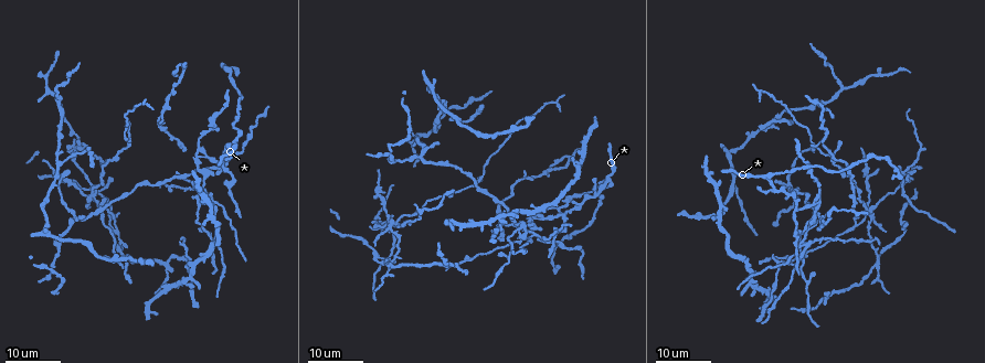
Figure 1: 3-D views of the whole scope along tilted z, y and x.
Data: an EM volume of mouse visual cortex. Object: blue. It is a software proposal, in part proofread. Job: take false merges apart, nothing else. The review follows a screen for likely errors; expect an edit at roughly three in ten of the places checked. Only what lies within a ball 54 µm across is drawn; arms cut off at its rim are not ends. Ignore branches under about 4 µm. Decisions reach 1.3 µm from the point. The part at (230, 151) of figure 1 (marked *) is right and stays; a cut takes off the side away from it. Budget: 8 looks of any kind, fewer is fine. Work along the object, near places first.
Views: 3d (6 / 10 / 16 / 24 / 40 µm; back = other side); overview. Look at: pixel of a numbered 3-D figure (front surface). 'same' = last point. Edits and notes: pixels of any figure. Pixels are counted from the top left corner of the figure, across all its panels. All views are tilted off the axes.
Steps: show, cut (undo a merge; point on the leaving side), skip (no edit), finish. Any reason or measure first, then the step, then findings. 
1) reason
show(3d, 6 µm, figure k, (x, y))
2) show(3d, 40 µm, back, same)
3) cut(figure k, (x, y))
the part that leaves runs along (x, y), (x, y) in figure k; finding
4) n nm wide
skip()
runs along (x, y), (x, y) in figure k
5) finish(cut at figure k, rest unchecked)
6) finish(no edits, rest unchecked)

arms part here
show(3d, 24 µm, figure 1, (793, 211))

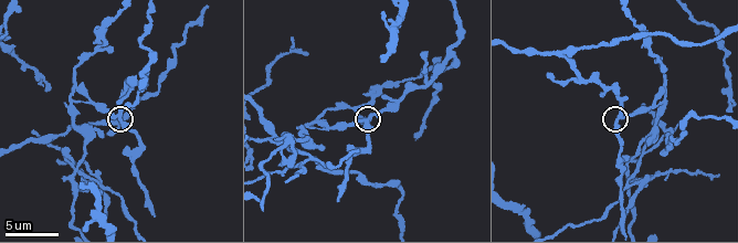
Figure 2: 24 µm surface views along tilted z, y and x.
show(3d, 10 µm, figure 2, (366, 121))

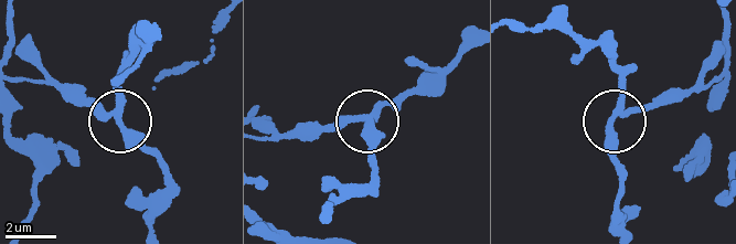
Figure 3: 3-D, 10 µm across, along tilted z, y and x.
skip()
runs along (471, 50), (426, 87), (381, 105), (364, 124), (381, 178) in figure 3; one neuron here

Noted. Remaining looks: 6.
show(3d, 24 µm, figure 1, (412, 266))

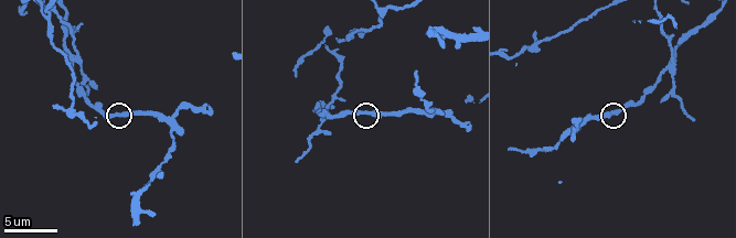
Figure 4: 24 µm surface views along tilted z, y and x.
show(3d, 6 µm, figure 4, (612, 112))

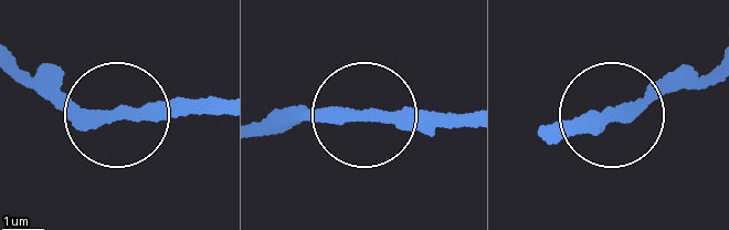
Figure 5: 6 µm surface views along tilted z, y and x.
skip()
all the same neuron

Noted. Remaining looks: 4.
arms part here
show(3d, 10 µm, figure 4, (170, 123))

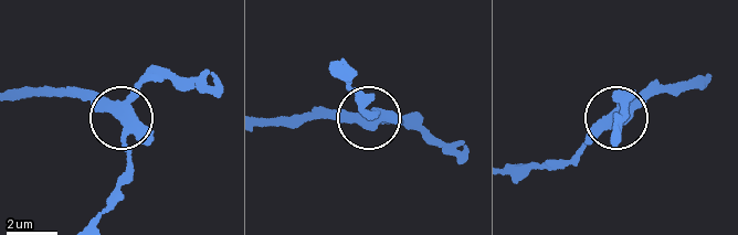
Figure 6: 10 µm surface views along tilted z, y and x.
show(3d, 6 µm, figure 6, (125, 119))

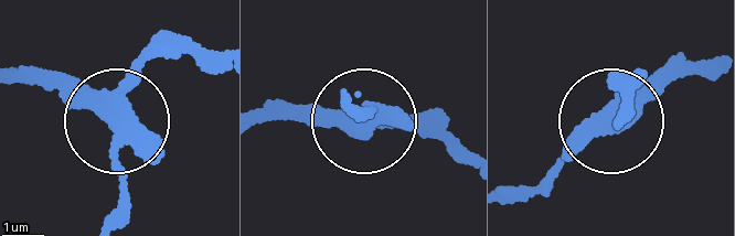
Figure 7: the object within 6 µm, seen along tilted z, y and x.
3 arms
skip()
all the same neuron

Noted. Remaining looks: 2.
three arms meet
show(3d, 24 µm, figure 1, (420, 152))

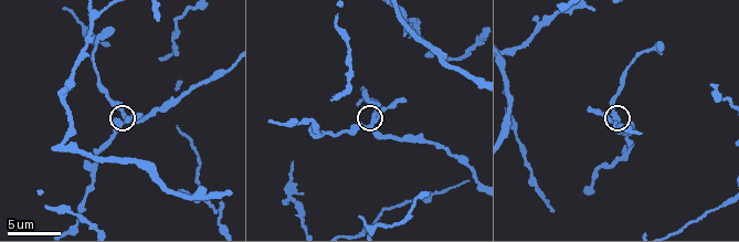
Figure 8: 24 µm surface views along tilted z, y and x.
show(3d, 10 µm, figure 8, (372, 123))

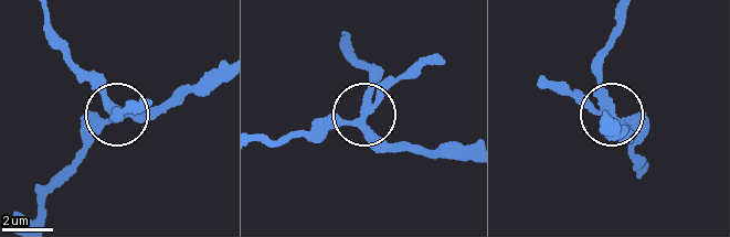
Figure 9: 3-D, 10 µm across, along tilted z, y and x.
side arm 12 µm
skip()
runs along (464, 157), (433, 157), (373, 132), (367, 118), (377, 71) in figure 9; all the same neuron

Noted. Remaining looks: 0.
finish(no edits, rest unchecked)

